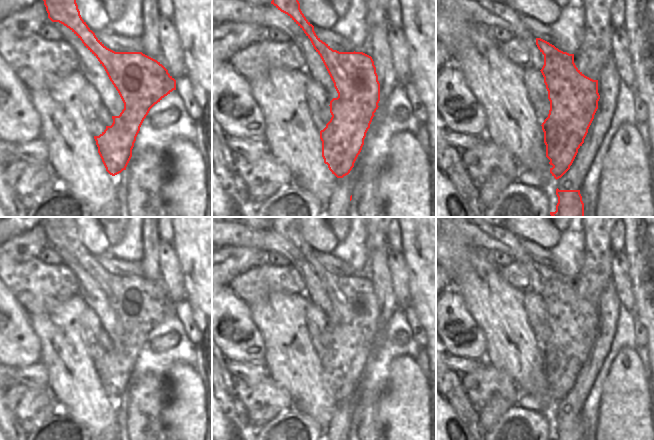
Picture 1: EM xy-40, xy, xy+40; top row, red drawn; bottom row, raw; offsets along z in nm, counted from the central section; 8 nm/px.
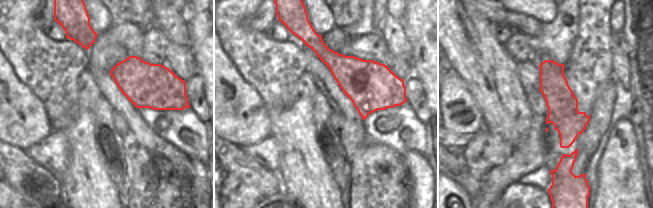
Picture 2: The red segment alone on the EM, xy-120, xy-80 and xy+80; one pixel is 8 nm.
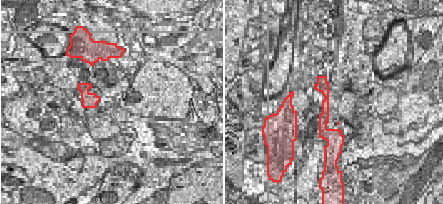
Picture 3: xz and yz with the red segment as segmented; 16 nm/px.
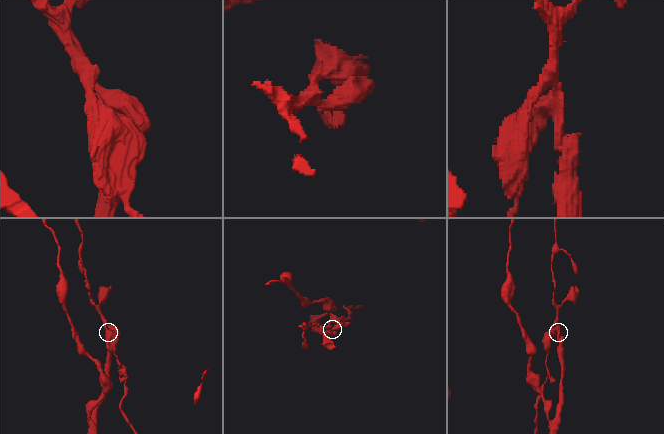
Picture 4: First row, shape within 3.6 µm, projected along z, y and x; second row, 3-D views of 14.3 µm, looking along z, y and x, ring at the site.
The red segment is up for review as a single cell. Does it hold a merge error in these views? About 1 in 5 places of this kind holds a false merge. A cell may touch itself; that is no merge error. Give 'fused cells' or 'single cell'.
fused cells

